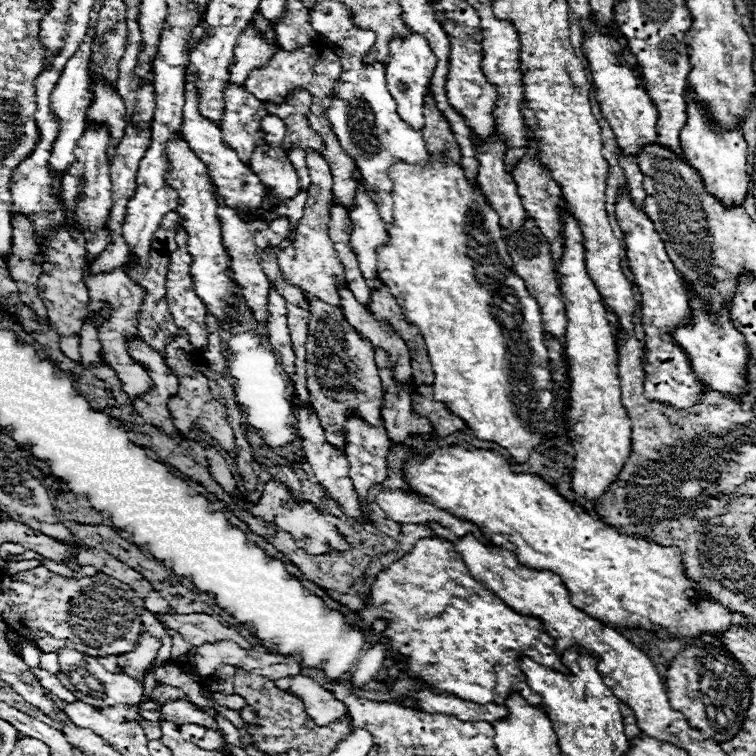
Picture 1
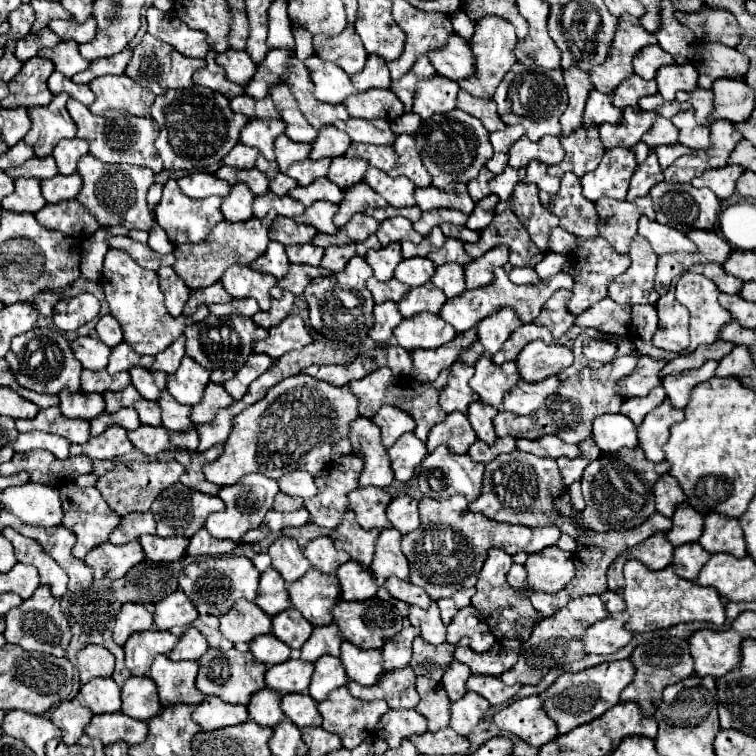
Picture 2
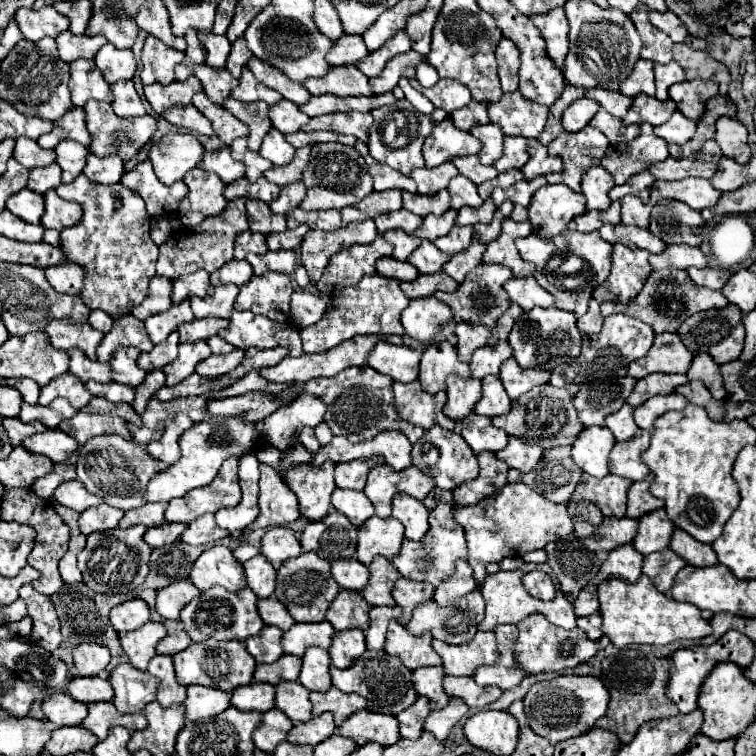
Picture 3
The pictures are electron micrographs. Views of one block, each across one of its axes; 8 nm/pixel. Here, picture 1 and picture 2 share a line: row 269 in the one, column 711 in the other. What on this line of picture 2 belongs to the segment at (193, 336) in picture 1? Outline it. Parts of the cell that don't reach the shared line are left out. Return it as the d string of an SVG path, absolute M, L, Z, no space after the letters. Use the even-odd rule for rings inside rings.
M728 164L724 168L712 168L712 170L706 170L702 176L694 178L692 180L692 186L694 188L710 188L716 196L720 198L728 198L734 194L736 190L736 182L740 178L740 174L744 172L744 168L740 168L738 164Z

